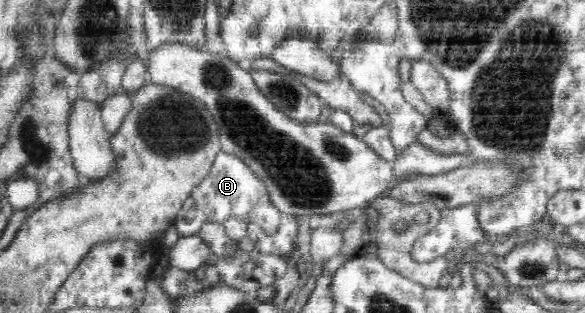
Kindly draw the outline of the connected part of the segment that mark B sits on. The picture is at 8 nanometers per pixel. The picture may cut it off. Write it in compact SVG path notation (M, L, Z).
M224 151L218 153L209 173L185 200L184 207L176 215L173 225L182 237L197 234L206 222L223 223L228 218L244 220L246 224L256 224L268 233L274 234L280 228L282 214L270 199L270 193L264 181L238 155Z

